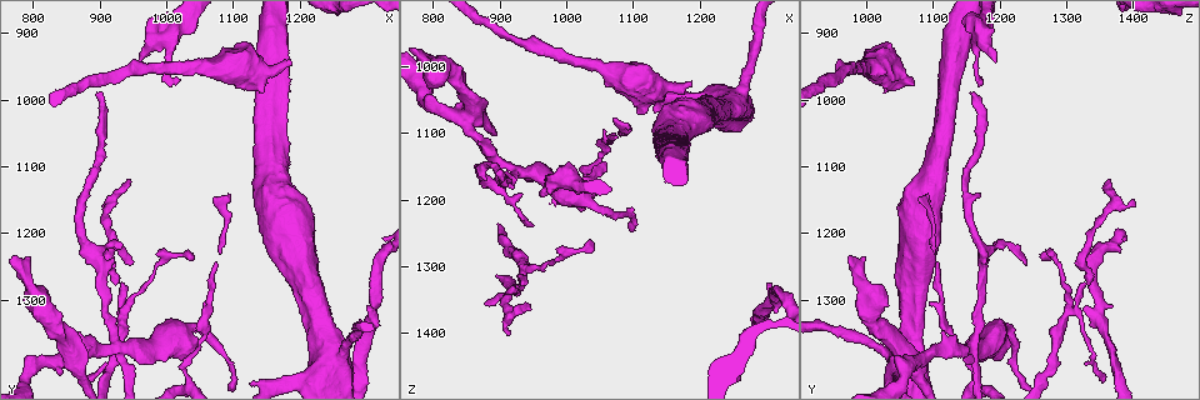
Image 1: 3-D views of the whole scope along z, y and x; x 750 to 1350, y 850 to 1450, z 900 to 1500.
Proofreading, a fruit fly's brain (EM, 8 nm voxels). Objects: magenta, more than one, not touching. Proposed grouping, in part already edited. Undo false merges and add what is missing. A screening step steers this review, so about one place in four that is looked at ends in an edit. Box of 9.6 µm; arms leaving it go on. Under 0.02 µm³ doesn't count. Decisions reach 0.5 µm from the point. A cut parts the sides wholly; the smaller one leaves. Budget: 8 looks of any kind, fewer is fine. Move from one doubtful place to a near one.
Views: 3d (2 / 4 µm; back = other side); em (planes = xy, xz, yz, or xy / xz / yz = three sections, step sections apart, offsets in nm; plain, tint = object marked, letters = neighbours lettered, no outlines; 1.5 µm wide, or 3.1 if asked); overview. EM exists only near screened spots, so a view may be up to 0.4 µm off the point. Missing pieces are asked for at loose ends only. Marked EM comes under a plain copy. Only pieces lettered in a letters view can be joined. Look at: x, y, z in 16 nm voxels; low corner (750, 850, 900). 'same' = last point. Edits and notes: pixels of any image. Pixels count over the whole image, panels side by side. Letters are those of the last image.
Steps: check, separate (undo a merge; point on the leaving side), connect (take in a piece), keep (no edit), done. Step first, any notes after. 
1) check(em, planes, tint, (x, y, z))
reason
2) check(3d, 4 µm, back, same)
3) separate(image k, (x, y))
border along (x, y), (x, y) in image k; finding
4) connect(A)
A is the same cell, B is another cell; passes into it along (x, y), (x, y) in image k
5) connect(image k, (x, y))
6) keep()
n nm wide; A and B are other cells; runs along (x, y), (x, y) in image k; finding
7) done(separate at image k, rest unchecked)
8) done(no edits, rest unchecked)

check(3d, 4 µm, (935, 1320, 1305))
side arm on a straight run

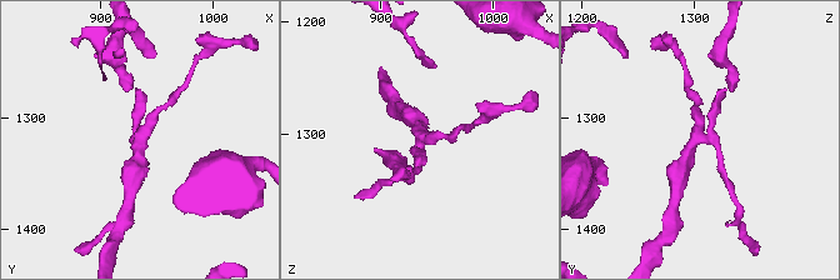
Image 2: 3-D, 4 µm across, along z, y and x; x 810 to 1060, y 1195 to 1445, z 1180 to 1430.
check(em, xy, step 8, letters, (934, 1320, 1302))
now the EM

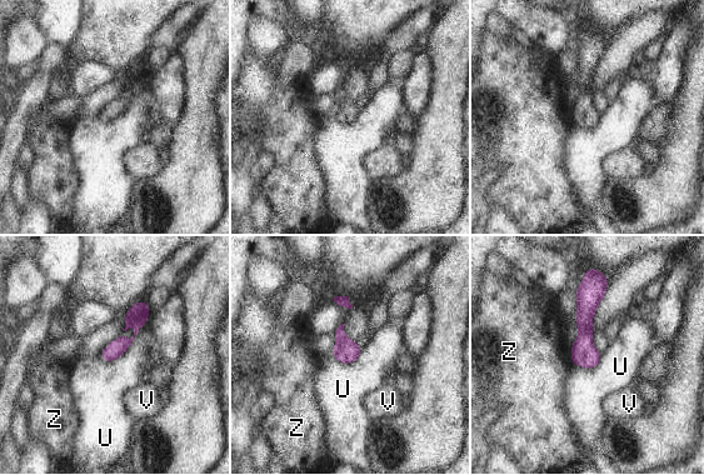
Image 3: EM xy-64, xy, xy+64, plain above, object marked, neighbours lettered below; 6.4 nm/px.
keep()
U, V and Z are other cells; all the same cell

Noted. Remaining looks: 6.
check(em, yz, step 8, tint, (1040, 1235, 1265))
tapers out

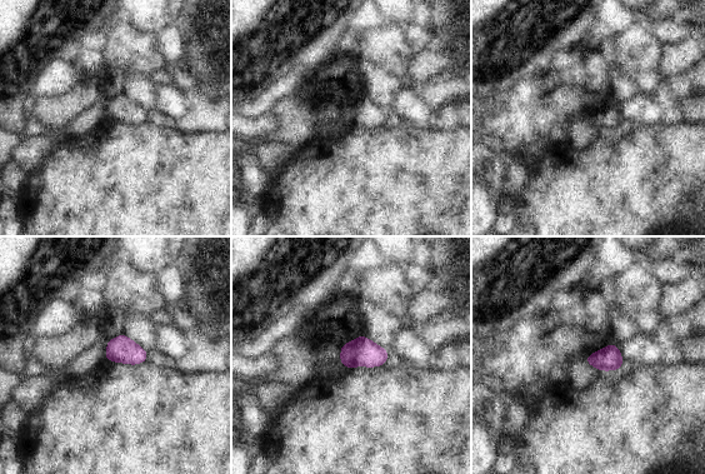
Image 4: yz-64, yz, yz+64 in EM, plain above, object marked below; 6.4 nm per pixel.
check(em, planes, letters, same)

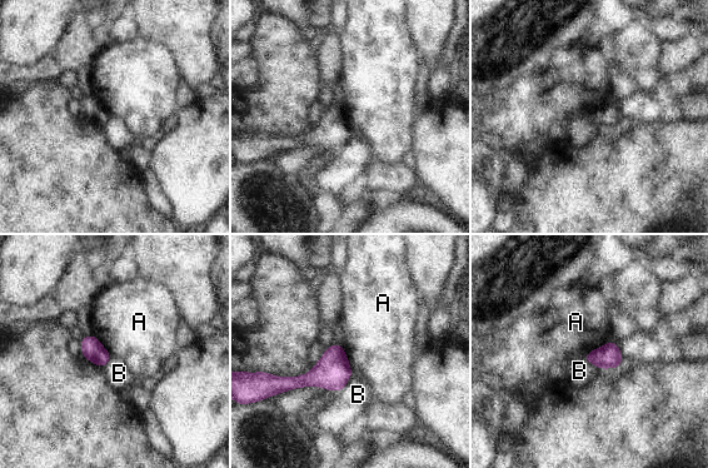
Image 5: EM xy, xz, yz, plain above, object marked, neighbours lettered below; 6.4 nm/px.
keep()
A and B are other cells; none of them fits

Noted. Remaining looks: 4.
check(3d, 2 µm, back, (935, 1370, 1160))

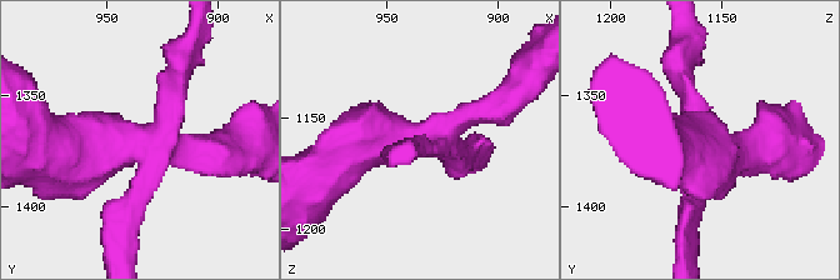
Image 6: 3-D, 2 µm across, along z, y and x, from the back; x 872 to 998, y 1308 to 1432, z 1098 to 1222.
check(em, xz, step 8, tint, (931, 1370, 1159))
4 arms

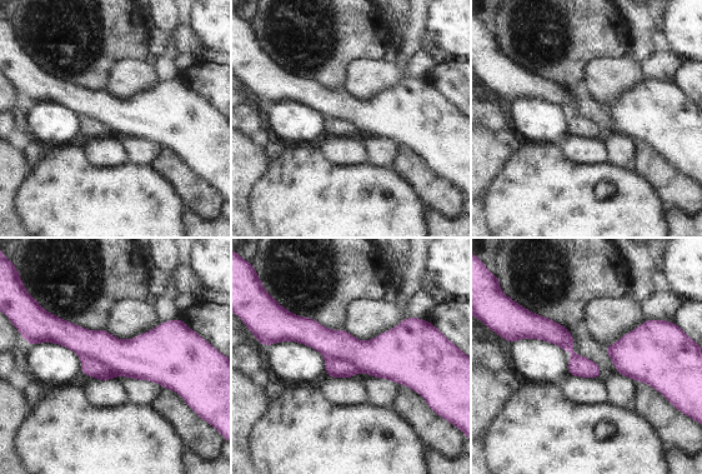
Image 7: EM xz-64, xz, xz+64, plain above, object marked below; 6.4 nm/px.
check(em, planes, letters, same)

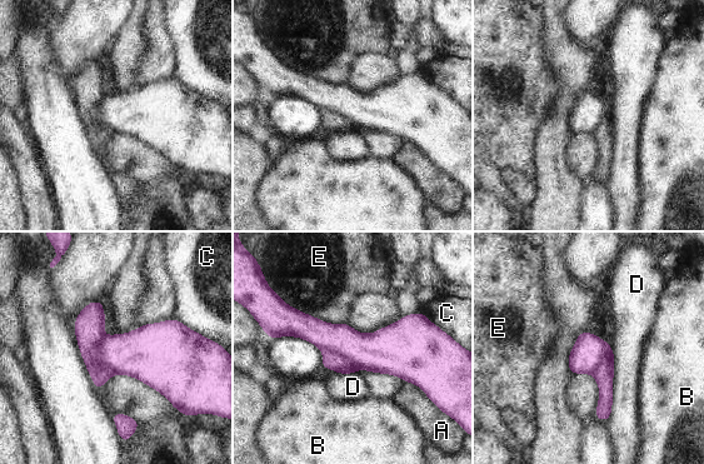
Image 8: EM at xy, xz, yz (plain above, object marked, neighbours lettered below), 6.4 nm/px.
separate(image 8, (129, 354))
A, B, C, D and E are other cells; a second cell is stuck on

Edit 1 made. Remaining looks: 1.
done(separate at image 8, rest unchecked)

